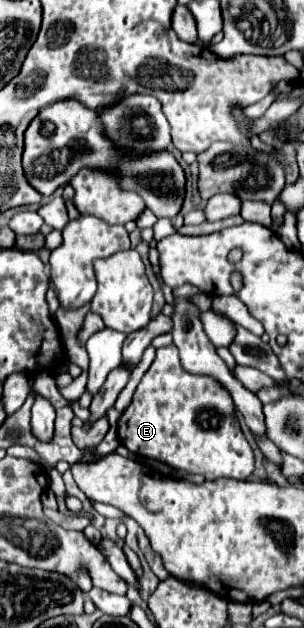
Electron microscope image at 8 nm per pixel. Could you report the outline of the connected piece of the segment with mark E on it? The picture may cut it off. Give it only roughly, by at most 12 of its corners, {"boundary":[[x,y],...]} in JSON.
{"boundary":[[157,349],[117,423],[135,455],[247,479],[229,393]]}

